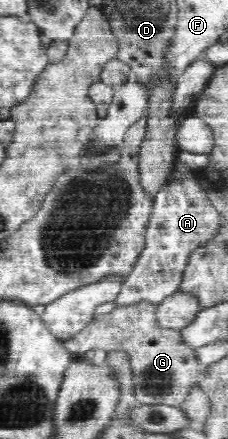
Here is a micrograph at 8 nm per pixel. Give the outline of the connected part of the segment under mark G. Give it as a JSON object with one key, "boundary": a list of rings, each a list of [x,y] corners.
{"boundary":[[[139,303],[133,307],[114,309],[88,323],[77,335],[61,340],[63,345],[76,356],[82,356],[91,347],[126,349],[130,353],[135,371],[135,393],[137,403],[177,406],[185,401],[194,388],[205,366],[200,366],[193,350],[179,340],[179,330],[159,328],[155,324],[156,307],[151,303]]]}

